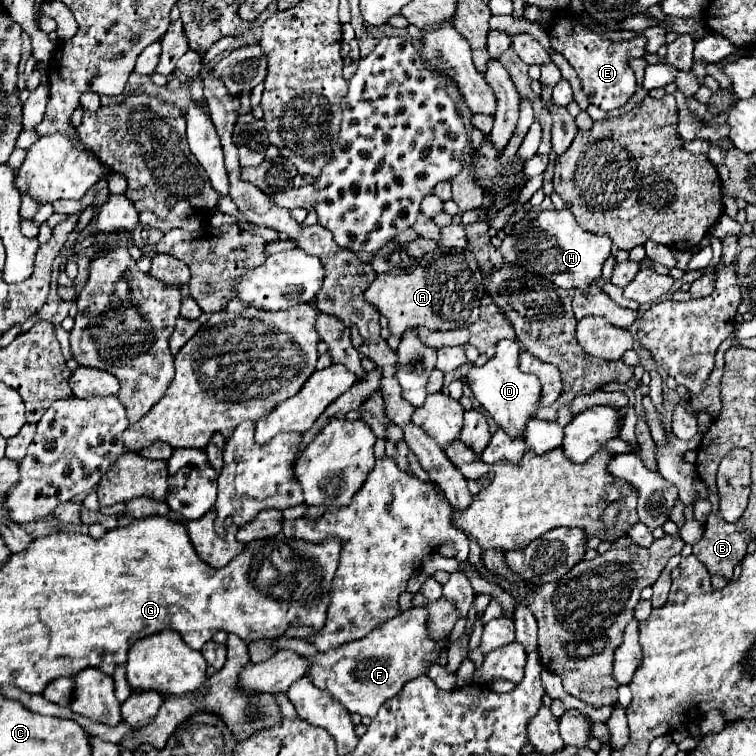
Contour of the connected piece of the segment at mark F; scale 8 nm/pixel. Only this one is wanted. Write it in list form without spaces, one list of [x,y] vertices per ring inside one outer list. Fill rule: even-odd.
[[[414,607],[410,611],[402,611],[400,617],[376,627],[366,637],[338,649],[318,651],[312,643],[290,637],[276,639],[274,645],[278,651],[292,649],[302,657],[308,657],[312,661],[312,673],[308,673],[308,677],[314,679],[318,689],[326,689],[332,697],[340,699],[350,713],[376,717],[378,709],[396,697],[408,681],[426,675],[428,669],[438,663],[440,653],[448,649],[448,637],[434,639],[428,633],[428,609]]]

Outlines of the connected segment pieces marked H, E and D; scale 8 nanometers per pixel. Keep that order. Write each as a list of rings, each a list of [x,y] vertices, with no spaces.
[[[540,211],[536,221],[520,221],[514,231],[502,241],[502,255],[510,265],[524,265],[534,273],[540,273],[548,281],[562,289],[580,289],[590,293],[590,285],[600,279],[602,265],[612,249],[610,237],[588,233],[576,225],[574,215],[566,211]]]
[[[554,9],[552,19],[548,23],[548,37],[550,47],[556,53],[562,53],[564,59],[576,69],[590,103],[598,105],[604,111],[612,111],[624,107],[634,95],[636,77],[632,67],[628,65],[628,59],[646,55],[646,37],[642,33],[636,33],[630,41],[612,41],[602,33],[592,31],[590,23],[576,19],[576,13],[566,11],[564,15],[564,9]]]
[[[500,341],[496,347],[496,357],[490,359],[484,367],[470,367],[466,373],[466,383],[474,393],[476,401],[490,413],[494,423],[504,429],[510,437],[524,439],[528,421],[536,415],[538,403],[542,397],[540,379],[532,373],[522,373],[518,369],[520,345],[516,341]]]

